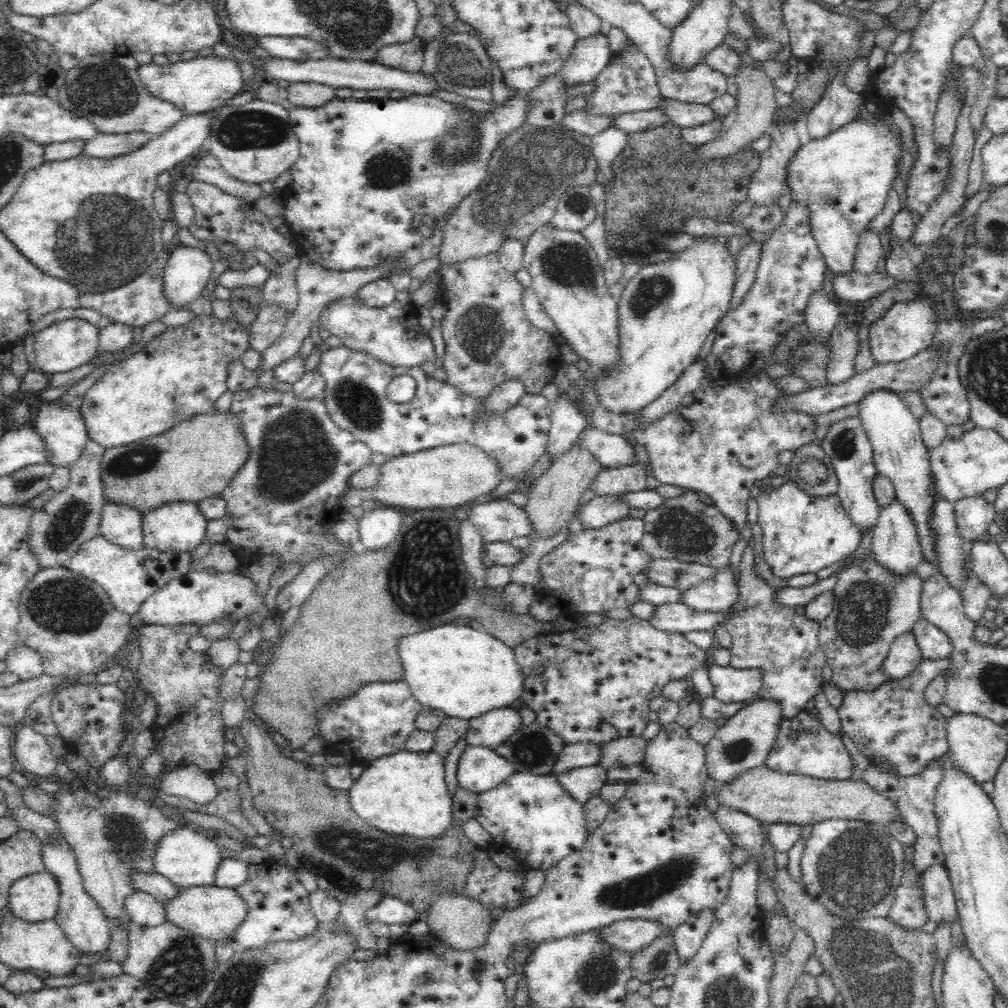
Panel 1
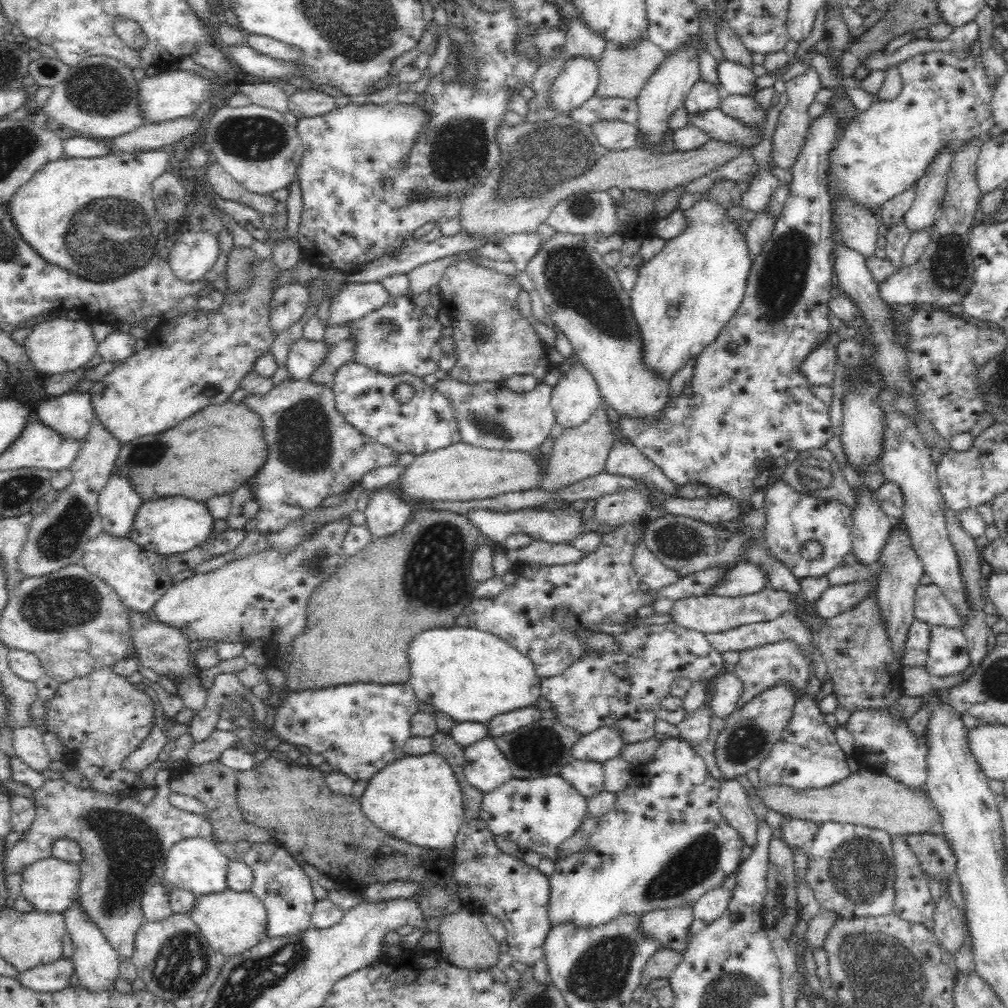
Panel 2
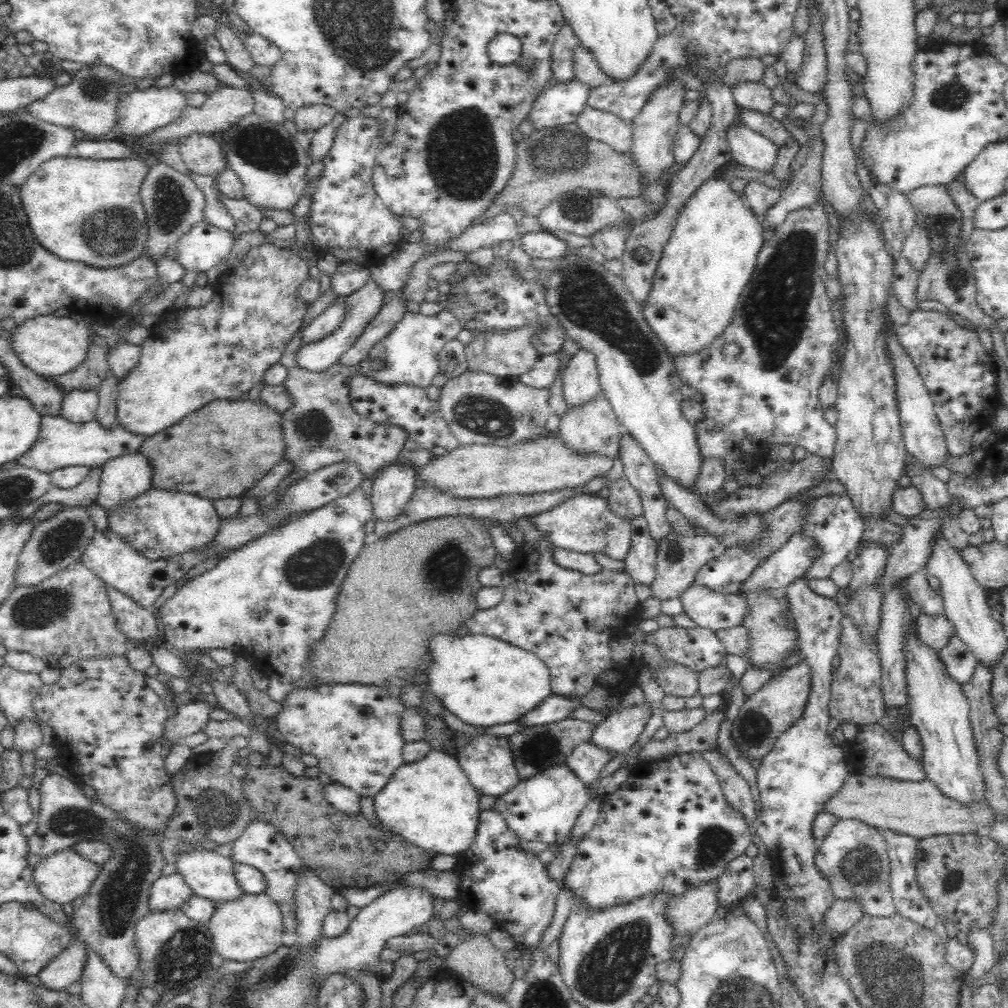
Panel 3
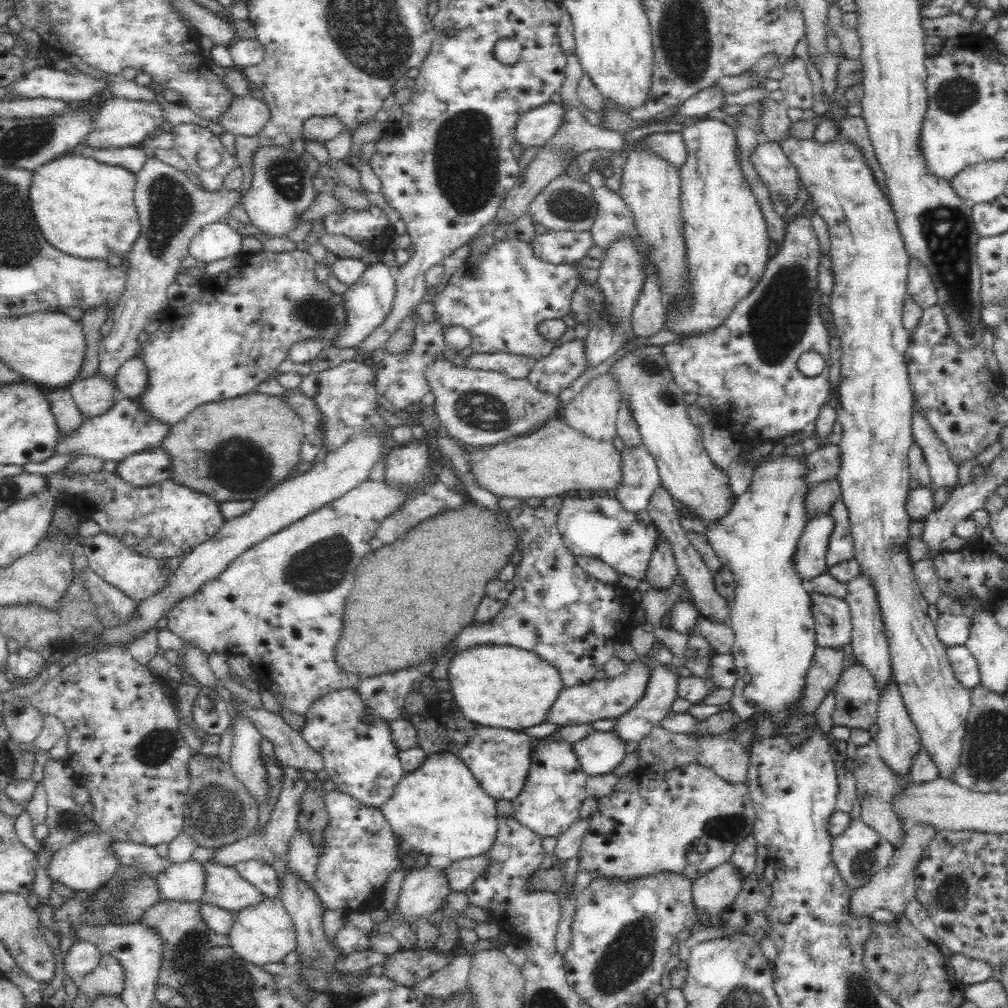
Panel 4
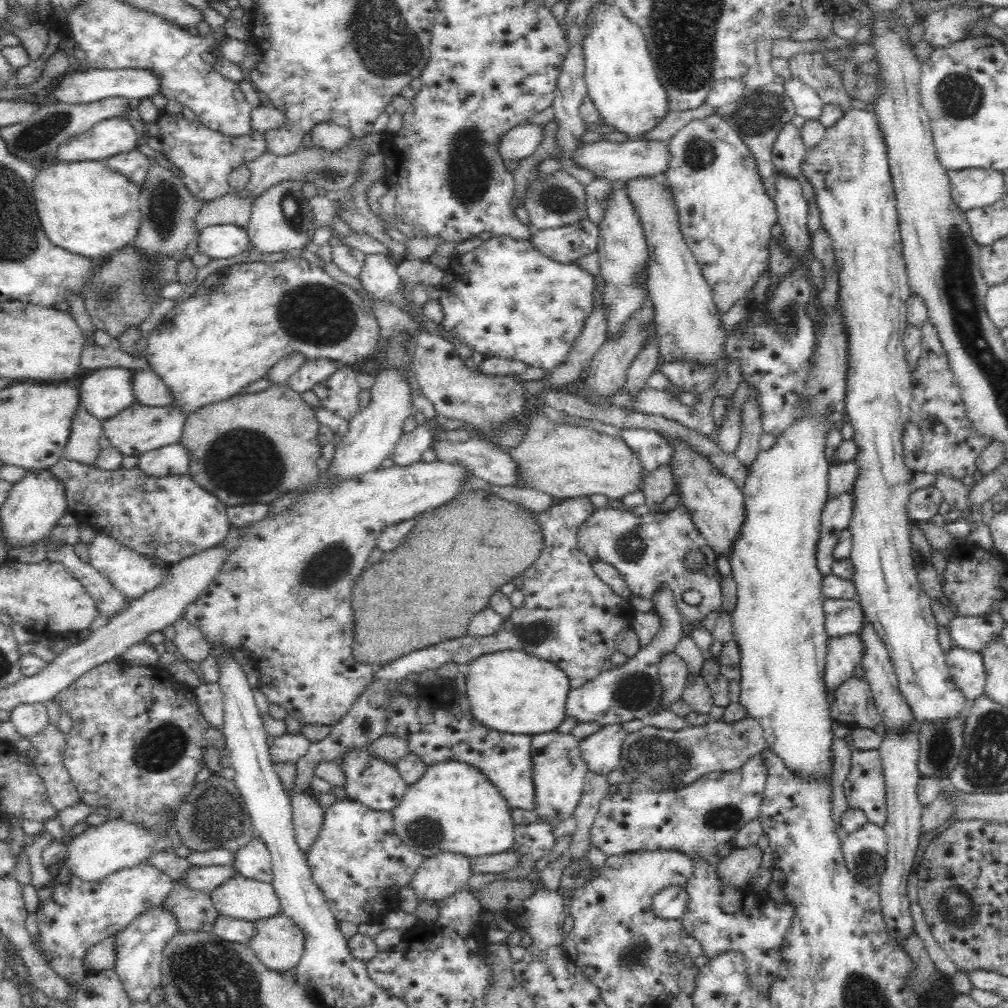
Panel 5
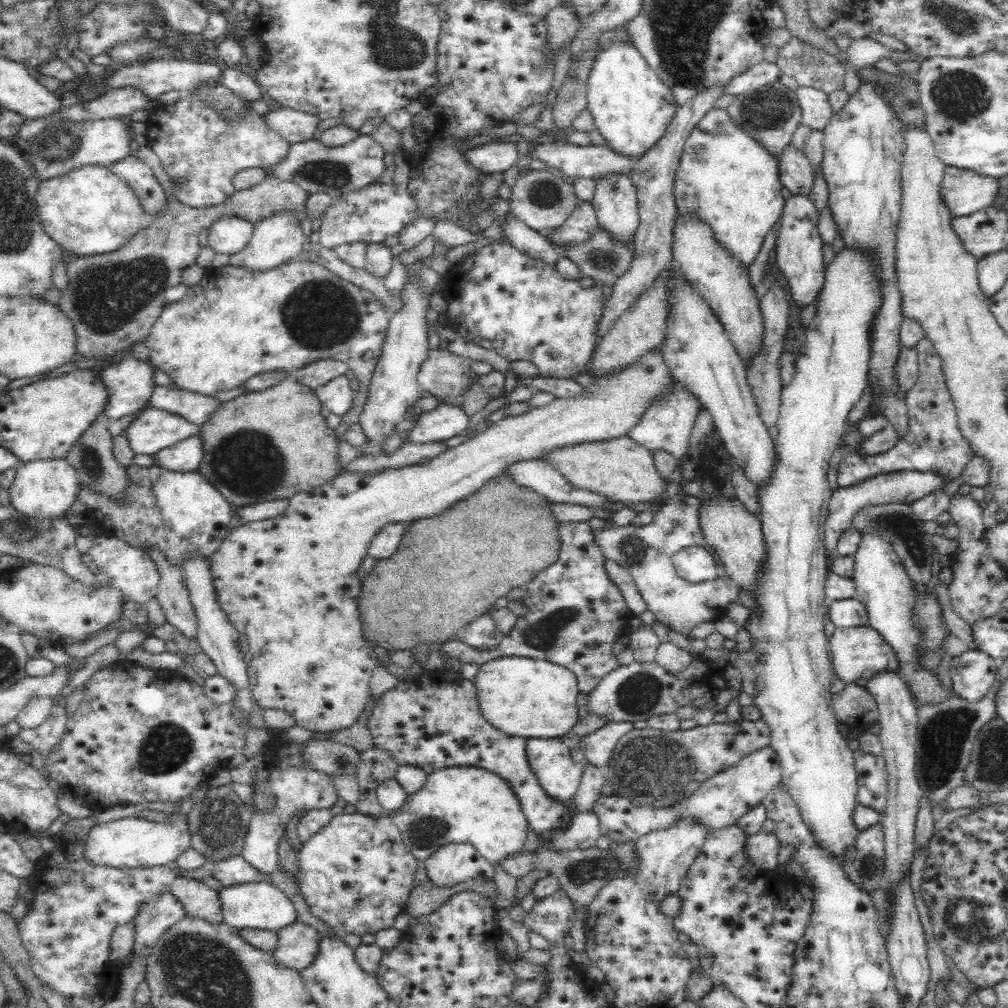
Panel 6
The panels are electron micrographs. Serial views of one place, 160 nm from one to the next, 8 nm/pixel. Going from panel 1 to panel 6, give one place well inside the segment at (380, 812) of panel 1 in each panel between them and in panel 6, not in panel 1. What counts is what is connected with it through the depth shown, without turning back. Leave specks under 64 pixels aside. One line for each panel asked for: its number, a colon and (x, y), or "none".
2: (417, 798)
3: (431, 803)
4: (439, 808)
5: (454, 808)
6: (463, 804)

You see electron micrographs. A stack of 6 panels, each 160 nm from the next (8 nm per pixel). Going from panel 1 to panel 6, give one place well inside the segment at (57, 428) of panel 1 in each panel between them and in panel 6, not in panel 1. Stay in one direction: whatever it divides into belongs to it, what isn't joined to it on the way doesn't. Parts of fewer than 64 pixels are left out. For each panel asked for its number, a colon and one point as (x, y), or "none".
2: (70, 415)
3: (78, 406)
4: (93, 396)
5: (103, 392)
6: (129, 382)

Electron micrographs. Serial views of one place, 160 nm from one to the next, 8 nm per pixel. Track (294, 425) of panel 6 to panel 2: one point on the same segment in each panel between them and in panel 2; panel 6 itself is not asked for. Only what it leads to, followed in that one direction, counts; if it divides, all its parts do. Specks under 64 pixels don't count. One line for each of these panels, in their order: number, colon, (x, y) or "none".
2: (211, 453)
3: (219, 450)
4: (237, 449)
5: (248, 448)

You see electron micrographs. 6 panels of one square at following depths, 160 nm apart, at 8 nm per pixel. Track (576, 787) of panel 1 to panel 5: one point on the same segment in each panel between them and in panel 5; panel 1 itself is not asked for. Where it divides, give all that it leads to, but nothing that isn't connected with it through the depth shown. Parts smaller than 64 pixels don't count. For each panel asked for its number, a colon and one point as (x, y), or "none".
2: (587, 778)
3: (586, 762)
4: (601, 752)
5: (602, 751)

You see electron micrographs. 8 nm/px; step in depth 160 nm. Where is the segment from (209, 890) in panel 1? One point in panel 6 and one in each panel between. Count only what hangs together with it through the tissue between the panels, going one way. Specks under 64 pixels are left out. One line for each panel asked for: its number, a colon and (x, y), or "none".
2: (231, 922)
3: (244, 929)
4: (263, 933)
5: (278, 943)
6: (296, 944)

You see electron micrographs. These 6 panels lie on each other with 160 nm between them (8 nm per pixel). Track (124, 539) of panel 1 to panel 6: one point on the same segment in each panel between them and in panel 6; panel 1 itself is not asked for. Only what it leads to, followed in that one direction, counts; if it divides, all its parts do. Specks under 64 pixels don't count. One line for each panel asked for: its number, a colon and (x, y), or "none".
2: (118, 503)
3: (123, 478)
4: (144, 468)
5: (169, 460)
6: (184, 456)

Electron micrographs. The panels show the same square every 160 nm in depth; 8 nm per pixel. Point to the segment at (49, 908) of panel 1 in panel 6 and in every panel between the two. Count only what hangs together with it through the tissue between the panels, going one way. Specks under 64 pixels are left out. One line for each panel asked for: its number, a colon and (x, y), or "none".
2: (50, 885)
3: (62, 877)
4: (87, 863)
5: (107, 846)
6: (127, 843)

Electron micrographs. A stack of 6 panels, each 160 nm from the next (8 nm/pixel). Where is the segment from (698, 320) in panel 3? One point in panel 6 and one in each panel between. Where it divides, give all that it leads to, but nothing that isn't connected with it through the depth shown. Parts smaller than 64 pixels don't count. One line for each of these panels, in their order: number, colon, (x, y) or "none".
4: (726, 242)
5: (726, 217)
6: (729, 181)

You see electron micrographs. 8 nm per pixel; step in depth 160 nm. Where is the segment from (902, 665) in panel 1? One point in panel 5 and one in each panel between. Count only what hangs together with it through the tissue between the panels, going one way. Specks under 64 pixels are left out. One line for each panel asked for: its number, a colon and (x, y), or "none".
2: (915, 651)
3: (931, 630)
4: (951, 629)
5: (968, 632)

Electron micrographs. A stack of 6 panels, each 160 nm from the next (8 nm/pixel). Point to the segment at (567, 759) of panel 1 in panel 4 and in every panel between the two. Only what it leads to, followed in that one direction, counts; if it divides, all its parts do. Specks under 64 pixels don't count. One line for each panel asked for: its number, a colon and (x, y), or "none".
2: (604, 744)
3: (617, 733)
4: (634, 725)

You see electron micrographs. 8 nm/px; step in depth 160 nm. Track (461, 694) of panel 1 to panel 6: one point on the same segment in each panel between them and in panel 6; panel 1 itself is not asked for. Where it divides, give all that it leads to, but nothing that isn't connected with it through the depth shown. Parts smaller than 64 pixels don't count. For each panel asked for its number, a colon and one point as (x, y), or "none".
2: (471, 675)
3: (482, 680)
4: (501, 686)
5: (513, 691)
6: (531, 698)

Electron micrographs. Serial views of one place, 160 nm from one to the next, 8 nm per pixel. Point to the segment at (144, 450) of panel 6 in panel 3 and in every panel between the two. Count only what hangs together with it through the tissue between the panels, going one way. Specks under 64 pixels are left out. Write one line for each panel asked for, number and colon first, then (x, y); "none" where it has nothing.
3: (60, 443)
4: (125, 428)
5: (139, 428)

